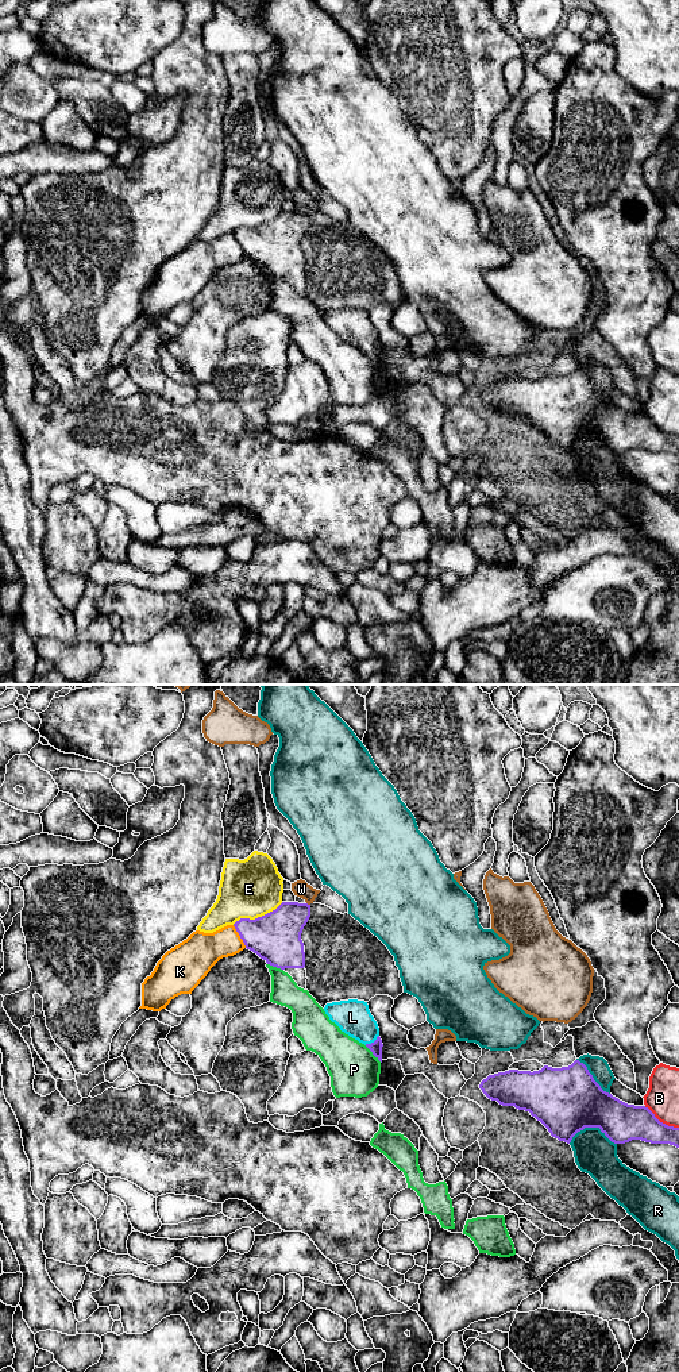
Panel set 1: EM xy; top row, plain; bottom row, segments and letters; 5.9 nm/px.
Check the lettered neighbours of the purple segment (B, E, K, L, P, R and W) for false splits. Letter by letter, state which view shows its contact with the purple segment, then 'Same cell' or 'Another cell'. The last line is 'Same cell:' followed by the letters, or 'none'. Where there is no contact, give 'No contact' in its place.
B: Touches purple in xy. Another cell
E: Touches purple in xy. Another cell
K: Touches purple in xy. Another cell
L: Touches purple in xy. Same cell
P: Touches purple in xy. Another cell
R: Touches purple in xy. Another cell
W: Touches purple in xy. Another cell
Same cell: L

